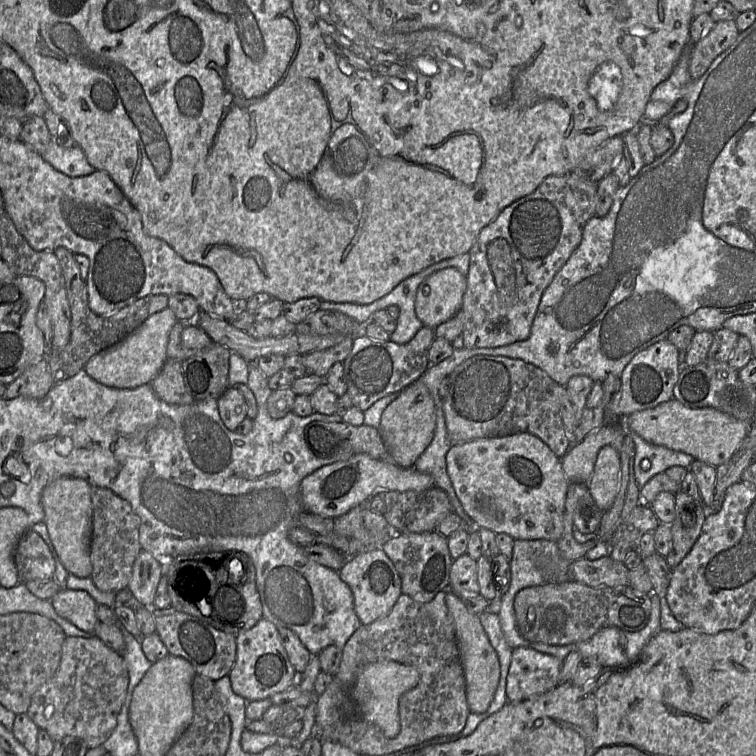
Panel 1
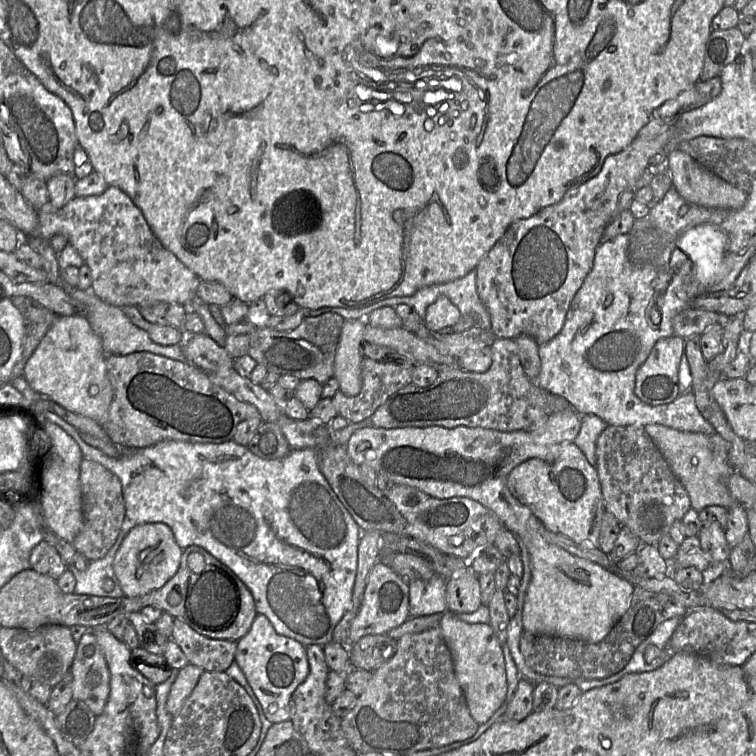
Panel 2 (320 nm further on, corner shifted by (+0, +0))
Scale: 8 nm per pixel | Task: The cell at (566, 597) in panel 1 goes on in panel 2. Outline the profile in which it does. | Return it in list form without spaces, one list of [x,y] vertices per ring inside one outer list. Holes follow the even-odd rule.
[[[635,587],[627,611],[600,642],[589,643],[572,638],[536,635],[523,630],[519,647],[526,664],[540,674],[570,679],[603,679],[621,671],[636,648],[658,625],[672,617],[683,617],[689,612],[668,594]]]

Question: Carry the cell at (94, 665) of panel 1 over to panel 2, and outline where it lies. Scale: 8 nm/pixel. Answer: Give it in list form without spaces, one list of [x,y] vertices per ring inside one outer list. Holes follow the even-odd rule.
[[[88,629],[76,644],[69,669],[72,699],[84,702],[97,716],[102,713],[110,693],[110,672],[92,629]]]

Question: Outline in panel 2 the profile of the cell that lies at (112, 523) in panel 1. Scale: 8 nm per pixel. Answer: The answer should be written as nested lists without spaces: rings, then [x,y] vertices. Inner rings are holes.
[[[83,459],[80,467],[83,525],[72,542],[88,560],[103,558],[114,545],[126,514],[120,479],[101,464]]]

